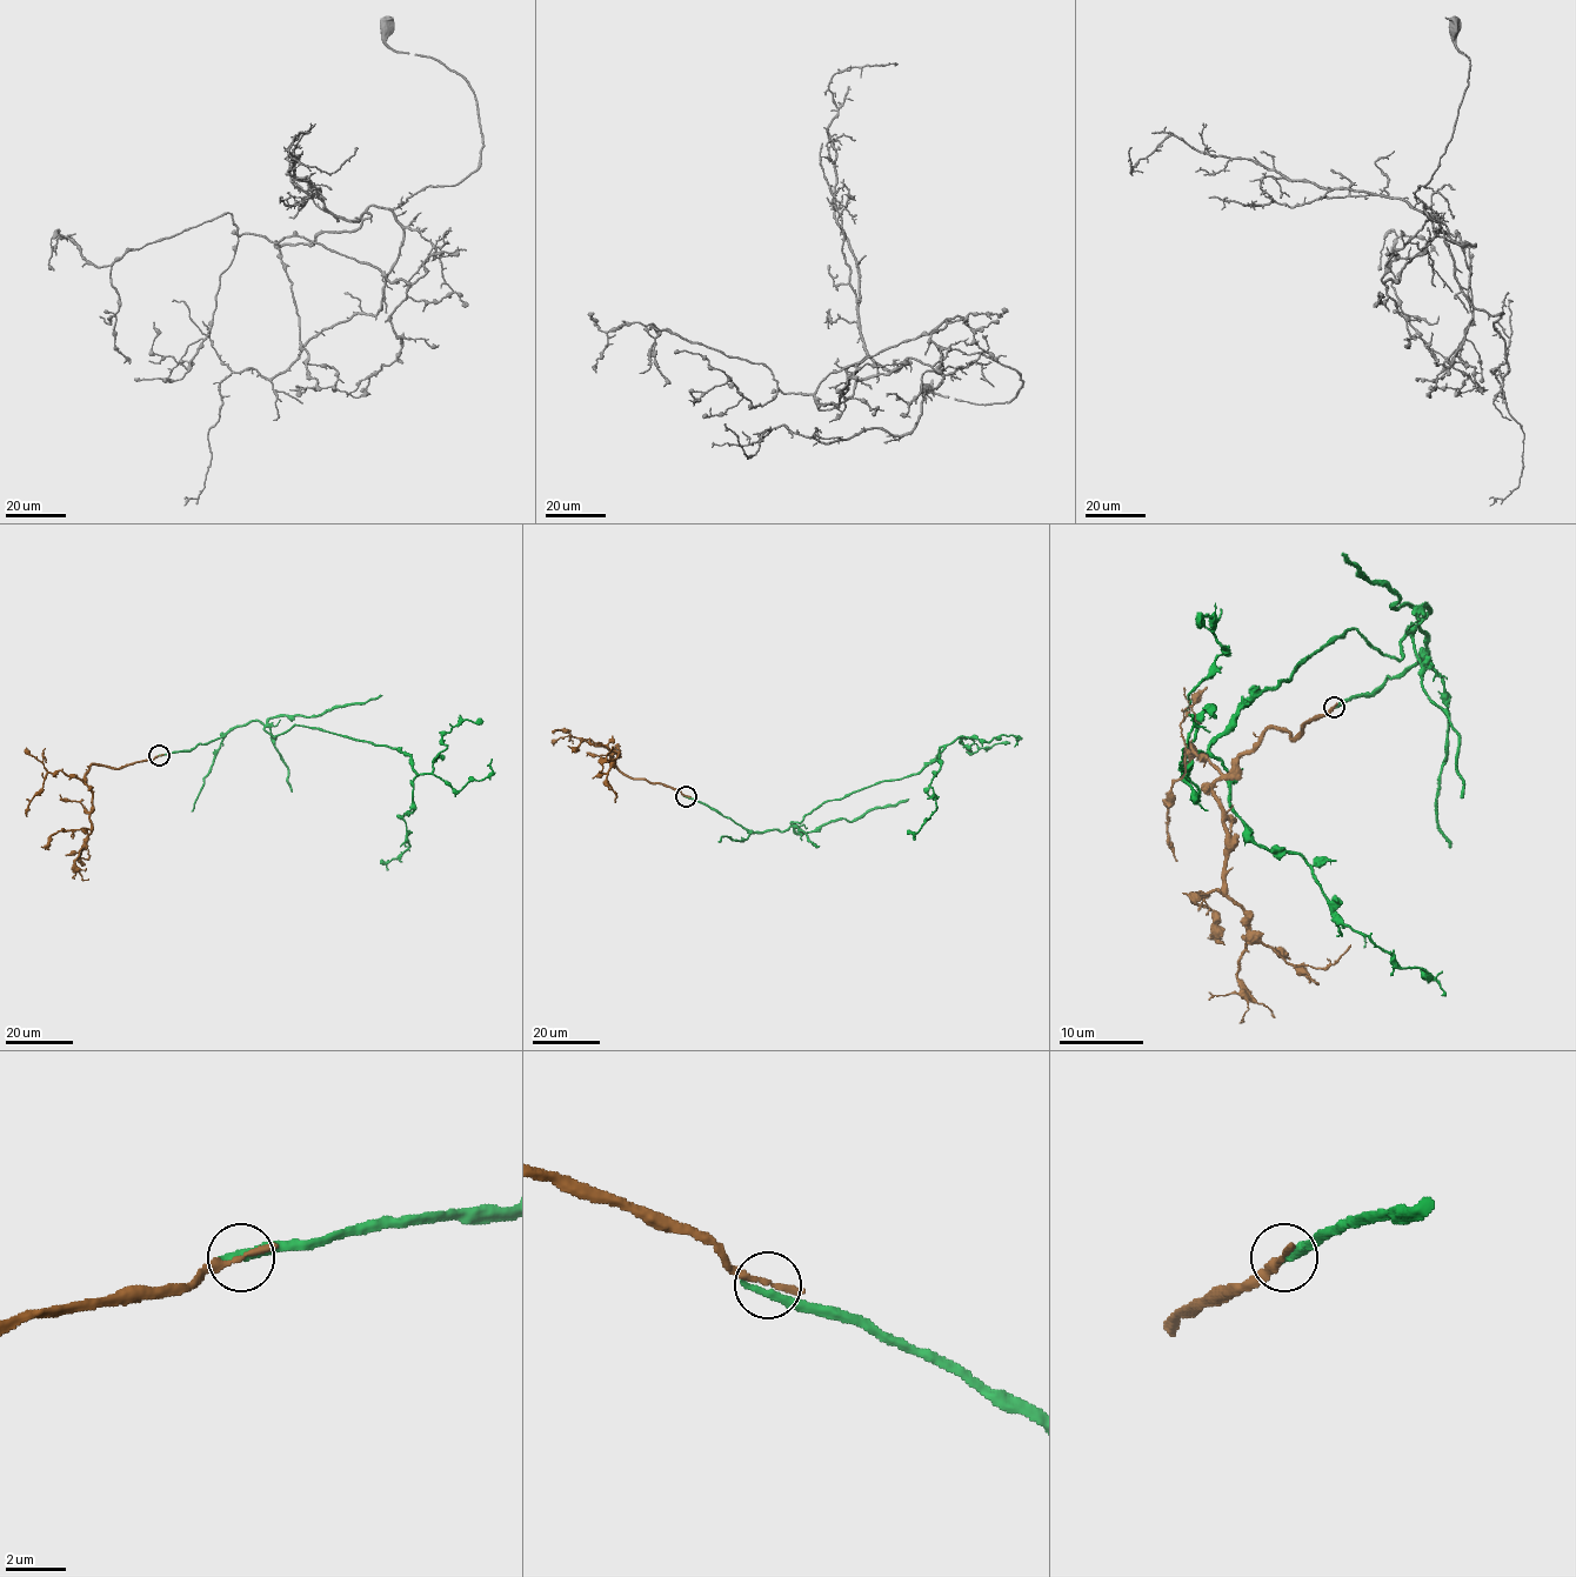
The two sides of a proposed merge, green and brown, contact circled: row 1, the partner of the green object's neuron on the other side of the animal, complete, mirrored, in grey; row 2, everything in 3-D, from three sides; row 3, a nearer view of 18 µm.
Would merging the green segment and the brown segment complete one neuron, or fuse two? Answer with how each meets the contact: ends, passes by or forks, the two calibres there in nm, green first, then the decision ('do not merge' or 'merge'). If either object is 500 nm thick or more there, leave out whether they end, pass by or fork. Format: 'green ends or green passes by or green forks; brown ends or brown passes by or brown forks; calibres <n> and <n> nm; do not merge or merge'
green ends; brown passes by; calibres 320 and 180 nm; do not merge

